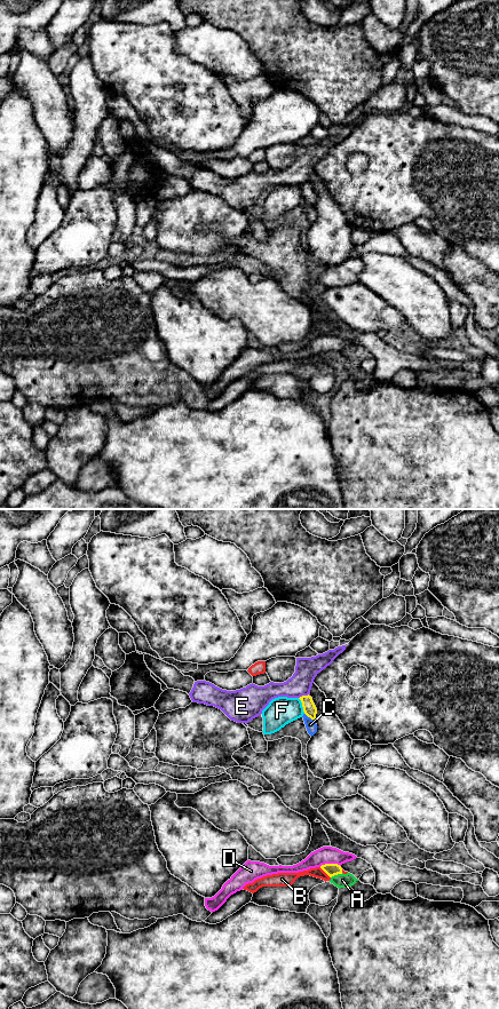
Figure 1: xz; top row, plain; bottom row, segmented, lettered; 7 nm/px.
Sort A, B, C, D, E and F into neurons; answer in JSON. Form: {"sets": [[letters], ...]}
{"sets": [["A"], ["B"], ["C"], ["D"], ["E"], ["F"]]}

